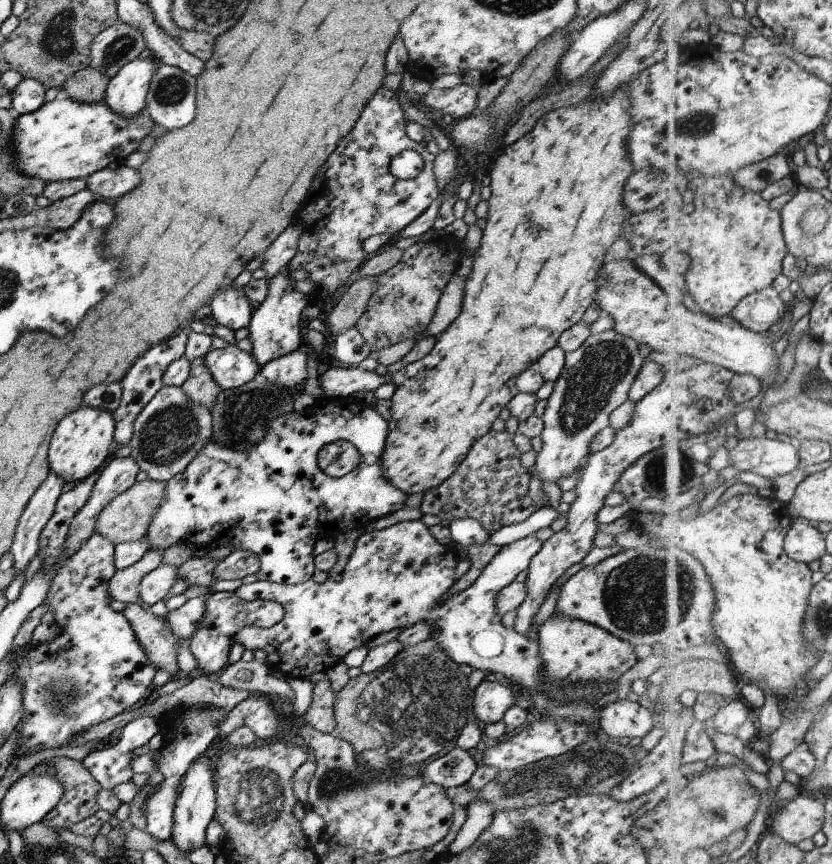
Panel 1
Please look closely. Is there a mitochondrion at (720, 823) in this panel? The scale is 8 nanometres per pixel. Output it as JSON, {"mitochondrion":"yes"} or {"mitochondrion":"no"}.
{"mitochondrion":"yes"}

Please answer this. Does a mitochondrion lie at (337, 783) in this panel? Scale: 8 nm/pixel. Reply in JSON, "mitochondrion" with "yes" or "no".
{"mitochondrion":"yes"}

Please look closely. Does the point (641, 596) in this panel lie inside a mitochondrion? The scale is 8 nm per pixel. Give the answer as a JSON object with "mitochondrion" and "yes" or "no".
{"mitochondrion":"yes"}

